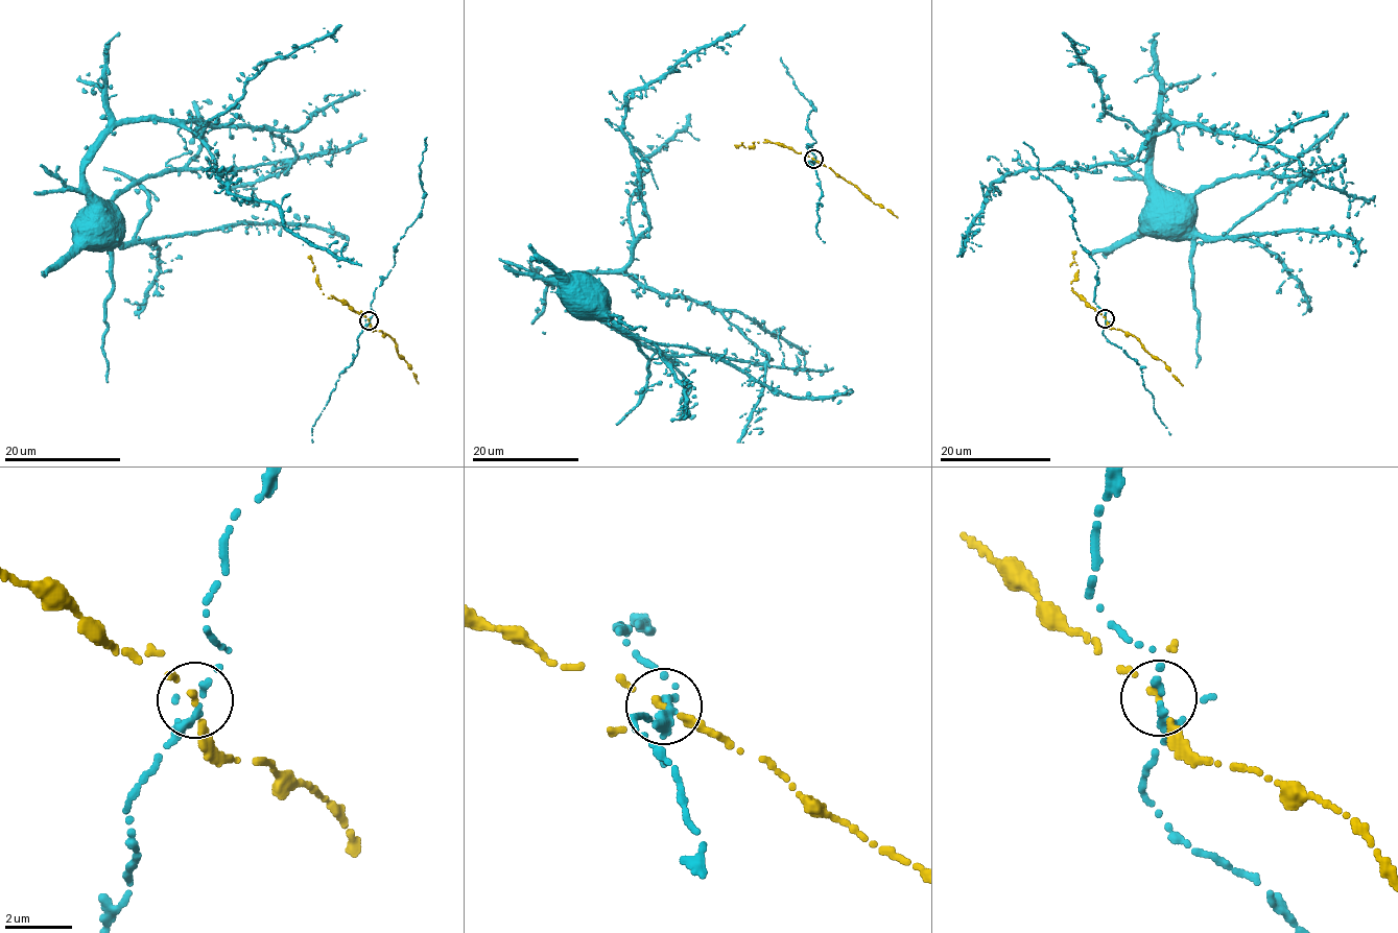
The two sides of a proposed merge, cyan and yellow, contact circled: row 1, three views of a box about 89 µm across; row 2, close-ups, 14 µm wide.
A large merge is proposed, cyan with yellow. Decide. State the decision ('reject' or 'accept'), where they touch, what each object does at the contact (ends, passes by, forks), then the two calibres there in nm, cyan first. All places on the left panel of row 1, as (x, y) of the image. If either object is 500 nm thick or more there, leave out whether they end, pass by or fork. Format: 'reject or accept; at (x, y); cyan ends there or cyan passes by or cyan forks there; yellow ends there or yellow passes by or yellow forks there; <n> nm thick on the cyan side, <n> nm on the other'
reject; at (369, 320); cyan passes by; yellow passes by; 220 nm thick on the cyan side, 140 nm on the other

